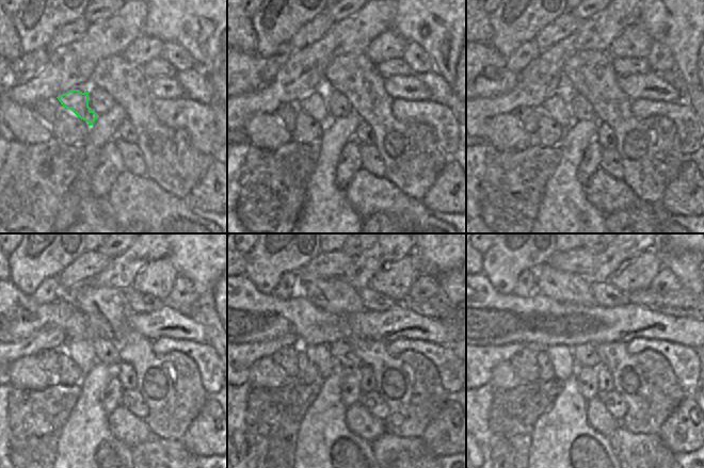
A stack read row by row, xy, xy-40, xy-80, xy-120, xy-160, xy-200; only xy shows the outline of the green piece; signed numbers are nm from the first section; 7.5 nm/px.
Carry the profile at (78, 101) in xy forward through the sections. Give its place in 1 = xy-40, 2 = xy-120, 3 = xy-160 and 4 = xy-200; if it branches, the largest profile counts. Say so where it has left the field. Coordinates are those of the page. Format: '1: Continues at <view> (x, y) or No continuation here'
1: Continues at xy-40 (314, 105)
2: Continues at xy-120 (81, 352)
3: Continues at xy-160 (320, 355)
4: Continues at xy-200 (564, 365)

